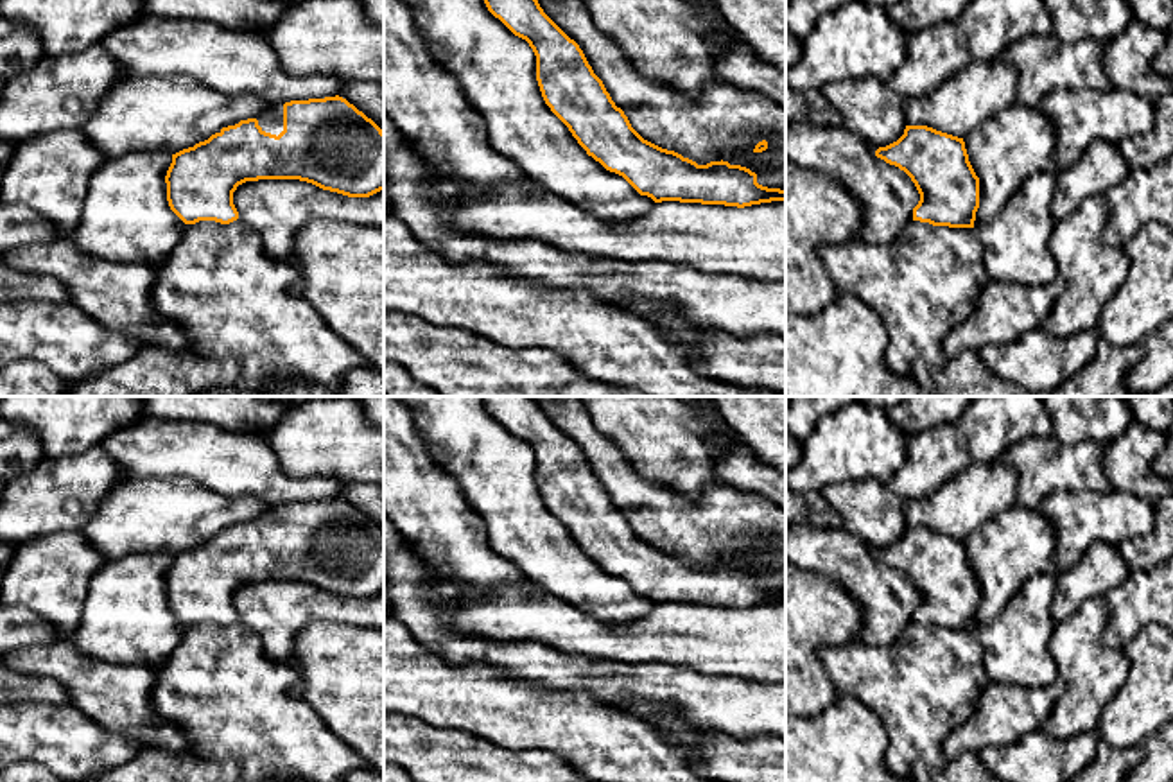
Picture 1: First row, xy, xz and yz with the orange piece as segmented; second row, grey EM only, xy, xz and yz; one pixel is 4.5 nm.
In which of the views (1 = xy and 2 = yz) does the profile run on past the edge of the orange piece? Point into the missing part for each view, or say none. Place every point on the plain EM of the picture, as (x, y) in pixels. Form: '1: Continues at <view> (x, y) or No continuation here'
1: Continues at xy (271, 521)
2: No continuation here

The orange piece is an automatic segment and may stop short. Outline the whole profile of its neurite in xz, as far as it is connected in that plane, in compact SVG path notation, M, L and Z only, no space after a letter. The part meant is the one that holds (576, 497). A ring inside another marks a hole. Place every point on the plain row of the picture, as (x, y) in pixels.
M482 396L488 413L515 438L526 441L536 457L536 482L545 506L569 529L578 545L606 572L622 578L640 597L655 604L680 603L725 608L752 608L786 603L786 592L757 585L757 576L728 563L698 567L674 552L644 542L615 508L603 482L594 475L579 447L540 409L533 396Z

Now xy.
M339 497L269 506L256 520L222 529L172 556L167 603L185 626L230 626L239 621L233 594L258 581L300 581L348 599L369 599L384 592L384 533Z

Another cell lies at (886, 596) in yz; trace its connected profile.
M786 527L786 560L838 583L859 603L863 626L857 640L870 646L895 642L920 603L904 572L877 560L843 527Z

